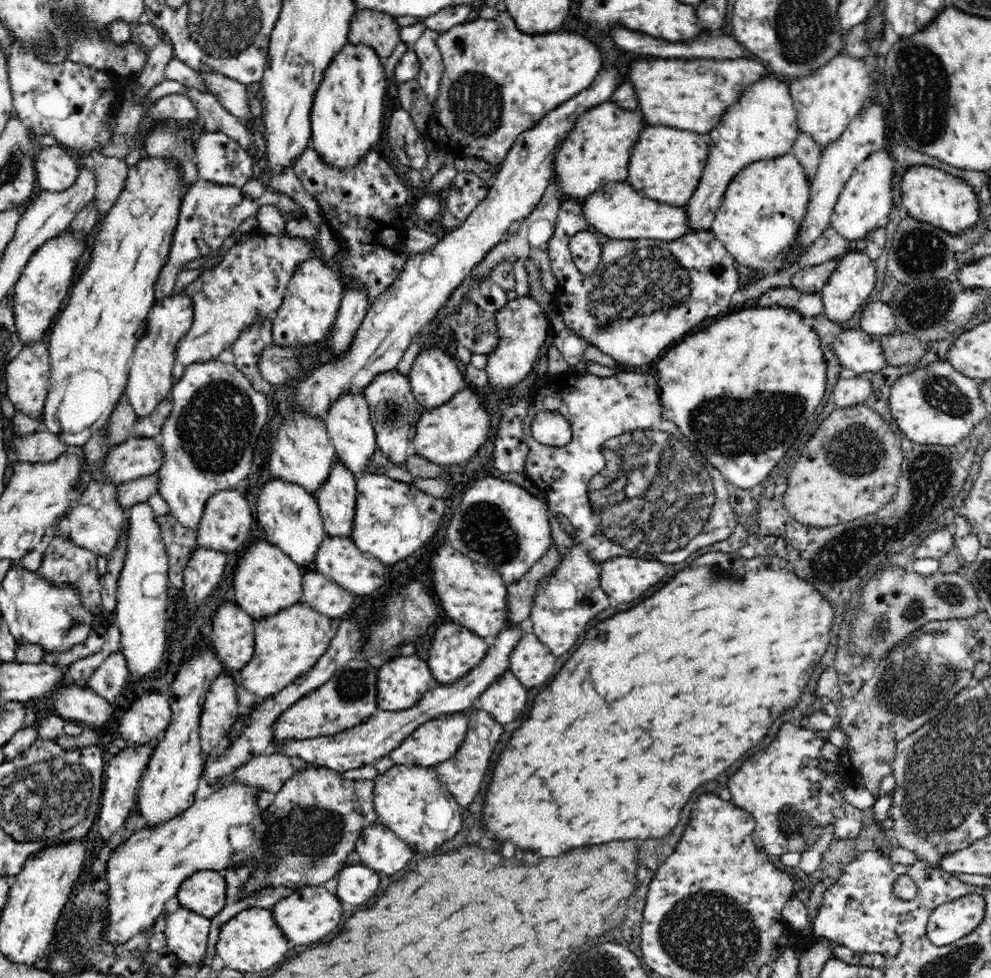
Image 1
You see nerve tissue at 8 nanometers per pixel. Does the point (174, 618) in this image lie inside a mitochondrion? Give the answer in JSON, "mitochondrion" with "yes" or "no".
{"mitochondrion":"no"}

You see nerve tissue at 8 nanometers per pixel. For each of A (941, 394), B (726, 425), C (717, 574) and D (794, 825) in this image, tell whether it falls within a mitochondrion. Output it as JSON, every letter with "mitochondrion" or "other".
{"A":"mitochondrion","B":"mitochondrion","C":"mitochondrion","D":"mitochondrion"}

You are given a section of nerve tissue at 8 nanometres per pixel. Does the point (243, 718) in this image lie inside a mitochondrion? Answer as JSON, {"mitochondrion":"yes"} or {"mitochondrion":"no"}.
{"mitochondrion":"no"}

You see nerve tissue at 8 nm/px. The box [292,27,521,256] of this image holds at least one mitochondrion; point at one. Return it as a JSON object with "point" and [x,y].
{"point":[475,101]}

